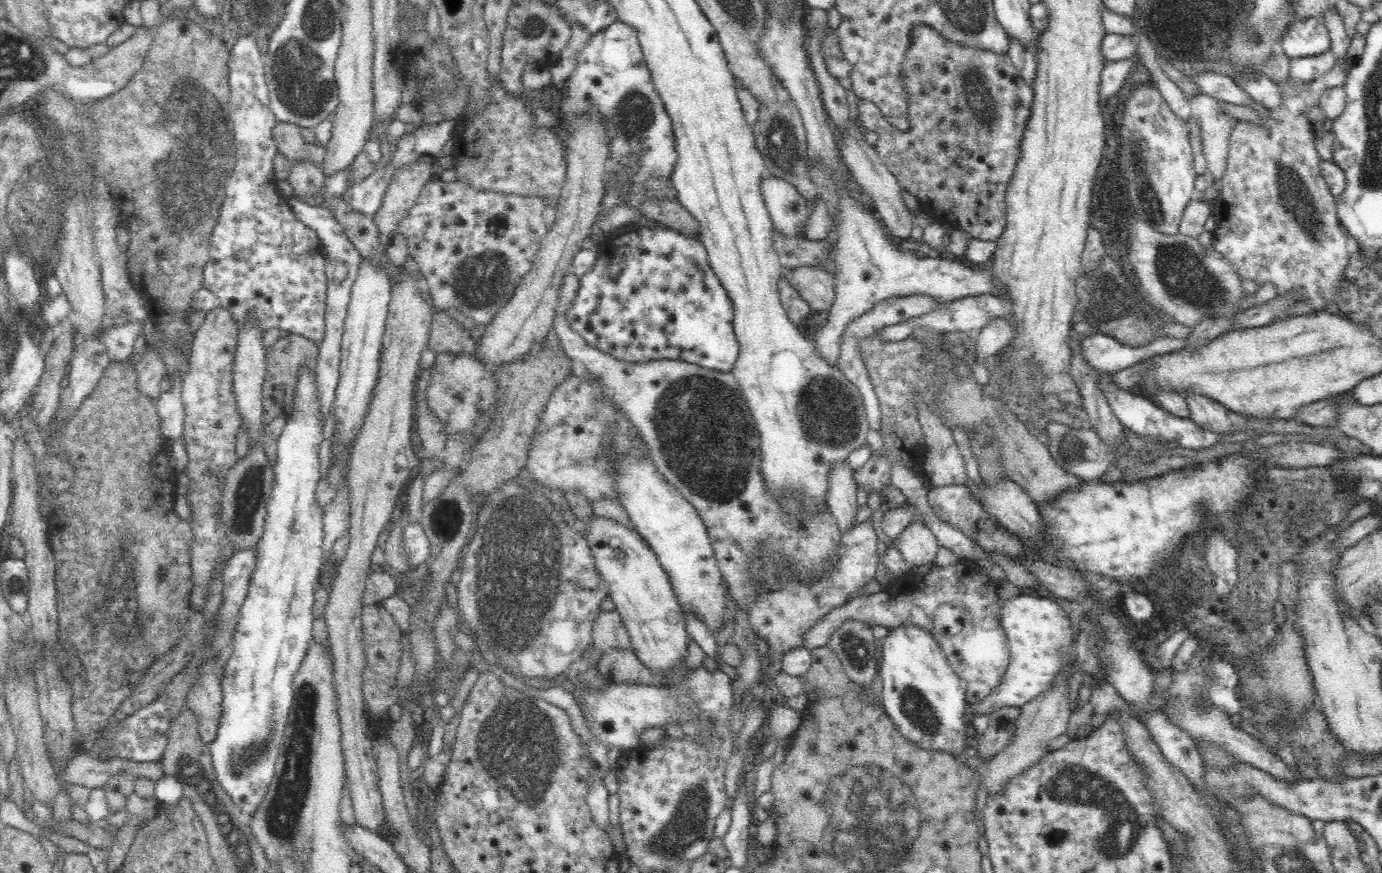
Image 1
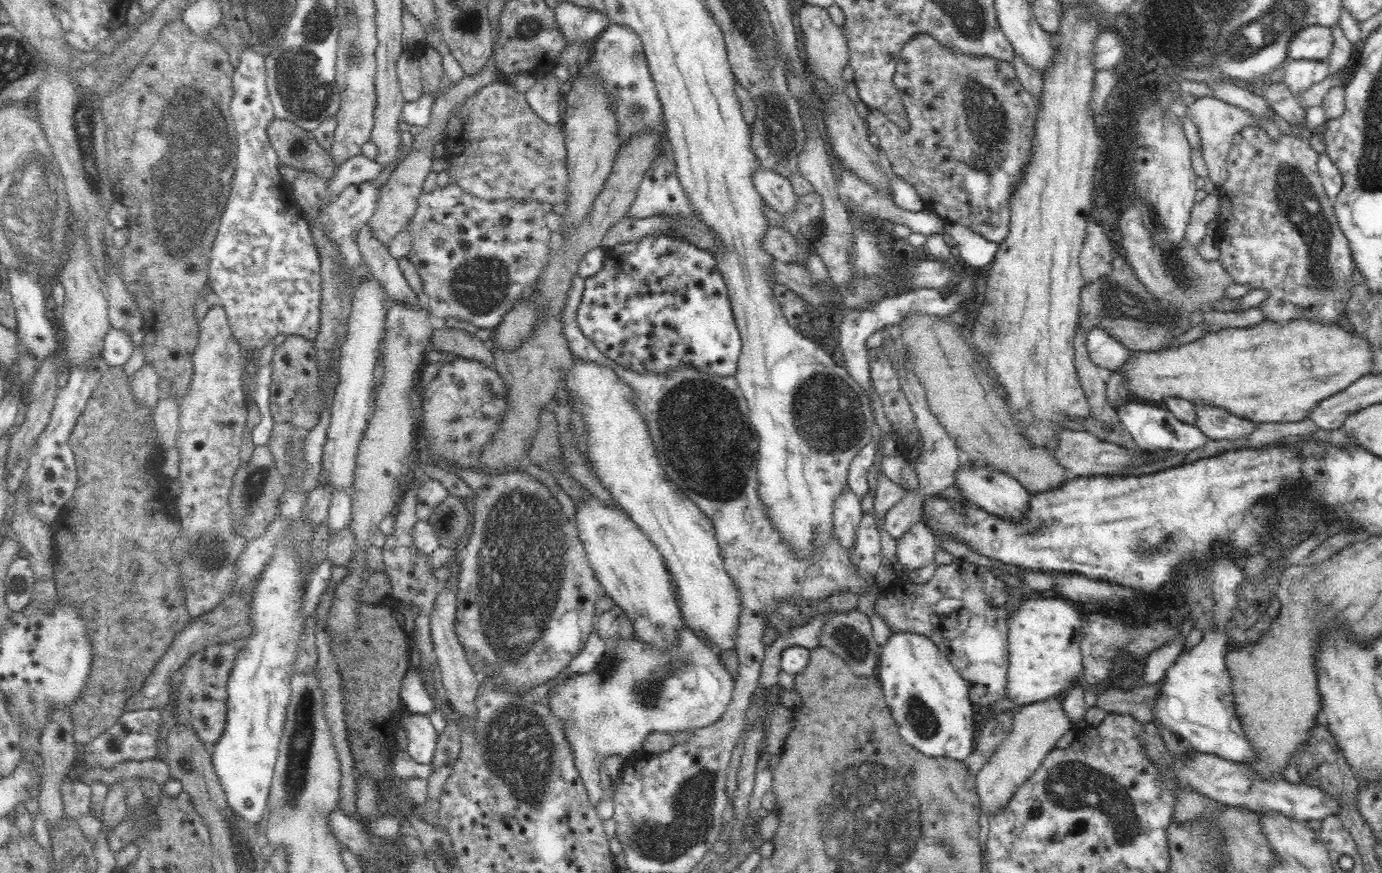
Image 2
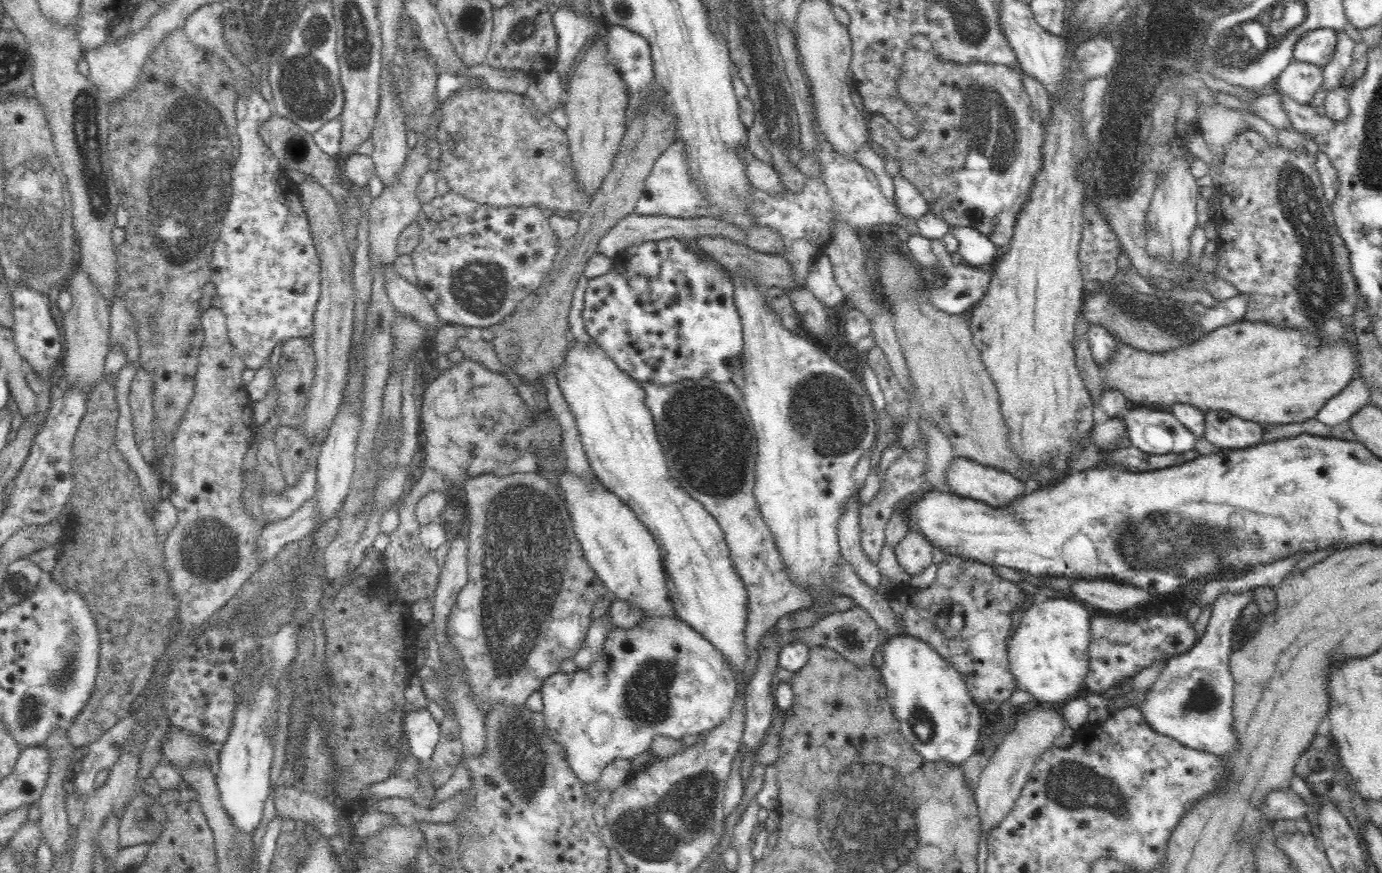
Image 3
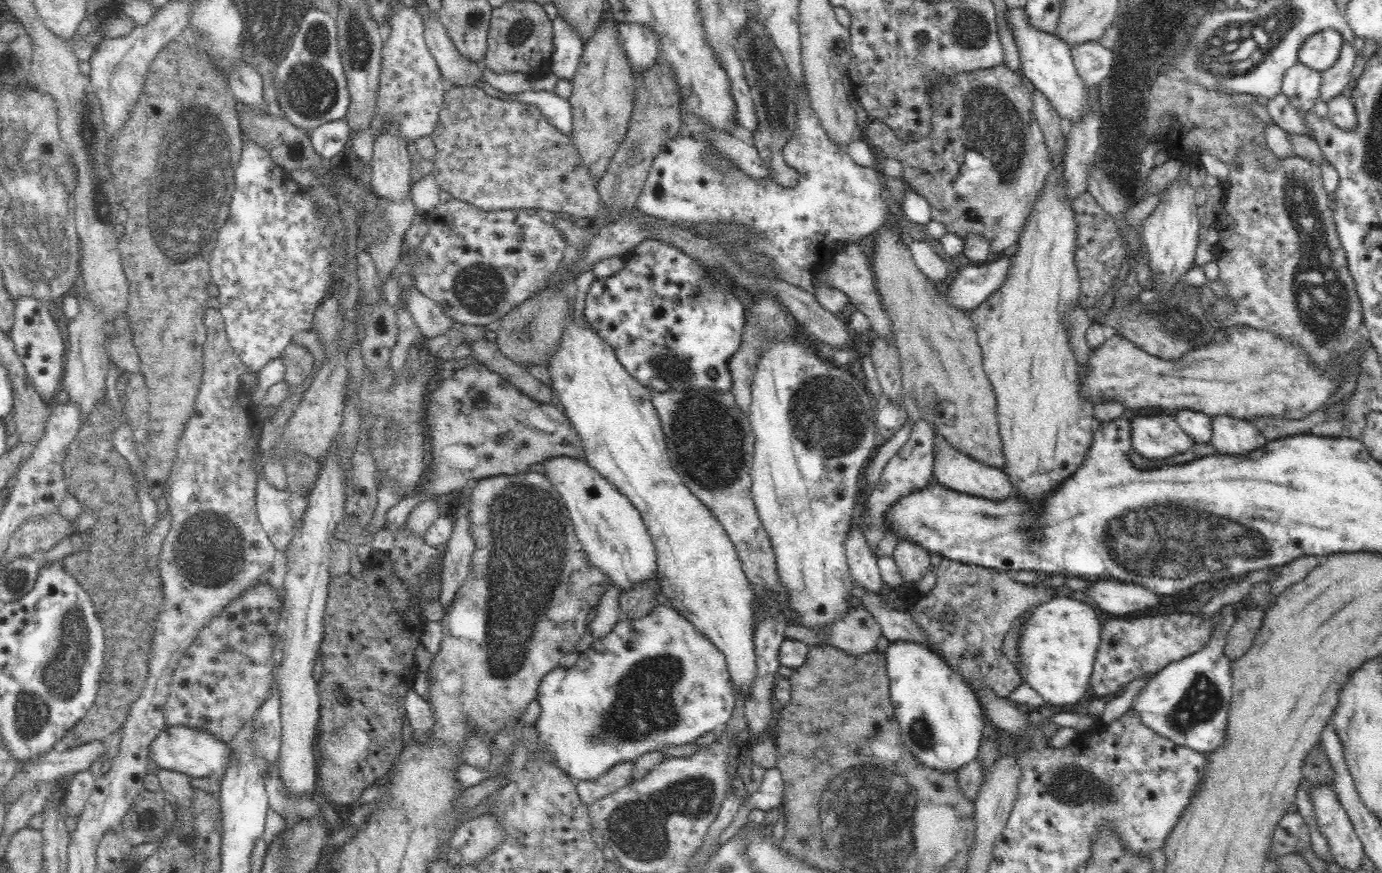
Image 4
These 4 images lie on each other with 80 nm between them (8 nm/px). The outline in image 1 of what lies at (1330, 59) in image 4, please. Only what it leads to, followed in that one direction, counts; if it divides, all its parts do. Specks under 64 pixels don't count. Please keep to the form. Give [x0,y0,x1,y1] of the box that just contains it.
[1279,17,1331,59]

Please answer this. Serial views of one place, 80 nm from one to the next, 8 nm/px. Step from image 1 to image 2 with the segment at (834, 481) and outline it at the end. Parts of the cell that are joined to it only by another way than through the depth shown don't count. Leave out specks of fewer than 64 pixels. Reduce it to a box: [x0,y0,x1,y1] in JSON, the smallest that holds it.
[833,485,863,552]

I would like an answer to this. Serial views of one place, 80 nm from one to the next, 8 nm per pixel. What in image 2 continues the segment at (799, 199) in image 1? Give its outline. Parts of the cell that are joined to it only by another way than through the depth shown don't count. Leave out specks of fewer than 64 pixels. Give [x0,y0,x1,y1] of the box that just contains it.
[752,167,799,214]

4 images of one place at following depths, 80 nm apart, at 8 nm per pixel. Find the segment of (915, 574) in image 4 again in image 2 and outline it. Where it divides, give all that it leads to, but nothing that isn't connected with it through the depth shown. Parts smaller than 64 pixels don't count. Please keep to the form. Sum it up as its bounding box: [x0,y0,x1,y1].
[896,520,938,571]

